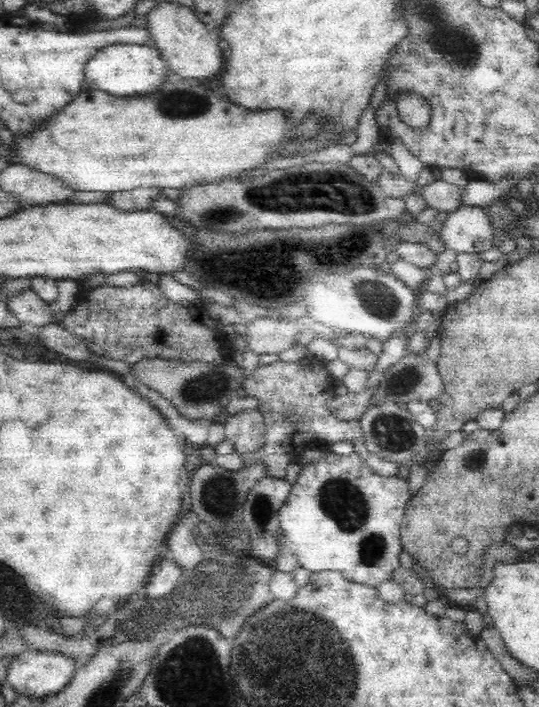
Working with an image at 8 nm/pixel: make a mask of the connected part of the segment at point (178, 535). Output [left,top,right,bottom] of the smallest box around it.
[167,521,205,571]

